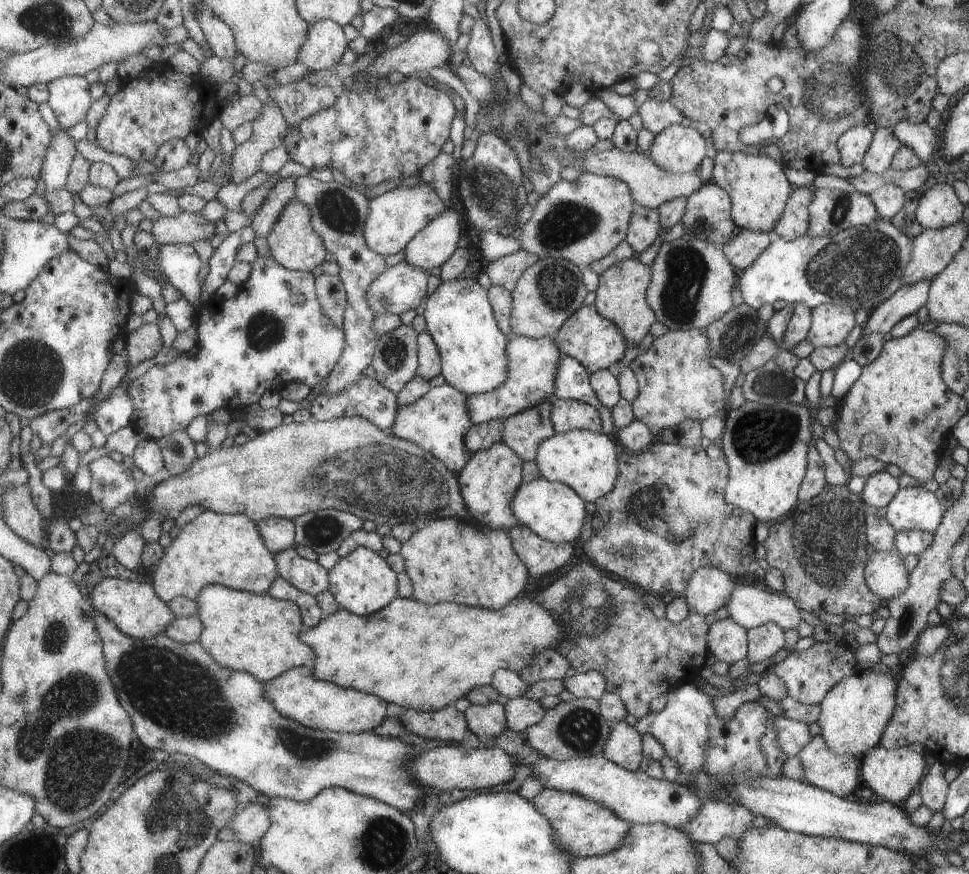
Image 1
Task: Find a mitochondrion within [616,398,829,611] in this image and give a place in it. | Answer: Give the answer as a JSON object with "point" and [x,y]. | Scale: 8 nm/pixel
{"point":[760,435]}

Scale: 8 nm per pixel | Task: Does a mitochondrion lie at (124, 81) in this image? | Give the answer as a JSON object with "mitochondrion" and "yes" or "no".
{"mitochondrion":"no"}

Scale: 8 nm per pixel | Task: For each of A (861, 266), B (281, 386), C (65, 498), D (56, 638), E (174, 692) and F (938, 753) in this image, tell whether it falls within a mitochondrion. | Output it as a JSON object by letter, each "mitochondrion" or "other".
{"A":"mitochondrion","B":"other","C":"other","D":"mitochondrion","E":"mitochondrion","F":"other"}

